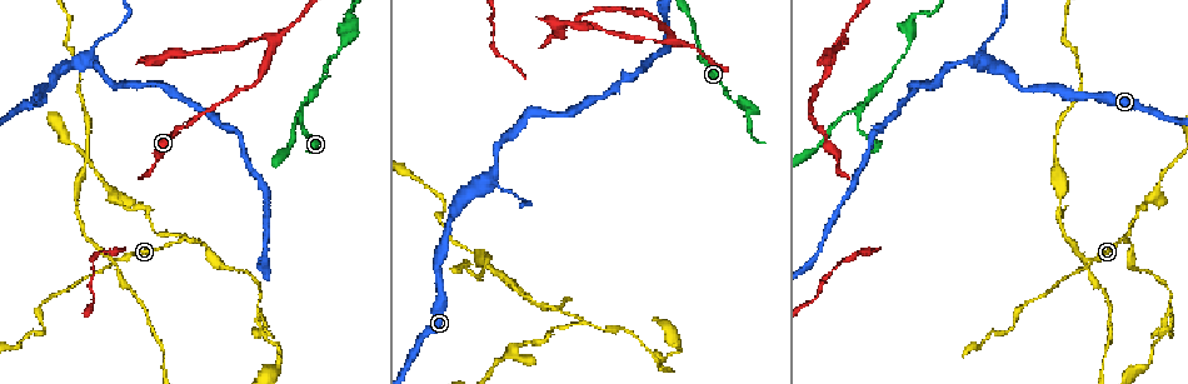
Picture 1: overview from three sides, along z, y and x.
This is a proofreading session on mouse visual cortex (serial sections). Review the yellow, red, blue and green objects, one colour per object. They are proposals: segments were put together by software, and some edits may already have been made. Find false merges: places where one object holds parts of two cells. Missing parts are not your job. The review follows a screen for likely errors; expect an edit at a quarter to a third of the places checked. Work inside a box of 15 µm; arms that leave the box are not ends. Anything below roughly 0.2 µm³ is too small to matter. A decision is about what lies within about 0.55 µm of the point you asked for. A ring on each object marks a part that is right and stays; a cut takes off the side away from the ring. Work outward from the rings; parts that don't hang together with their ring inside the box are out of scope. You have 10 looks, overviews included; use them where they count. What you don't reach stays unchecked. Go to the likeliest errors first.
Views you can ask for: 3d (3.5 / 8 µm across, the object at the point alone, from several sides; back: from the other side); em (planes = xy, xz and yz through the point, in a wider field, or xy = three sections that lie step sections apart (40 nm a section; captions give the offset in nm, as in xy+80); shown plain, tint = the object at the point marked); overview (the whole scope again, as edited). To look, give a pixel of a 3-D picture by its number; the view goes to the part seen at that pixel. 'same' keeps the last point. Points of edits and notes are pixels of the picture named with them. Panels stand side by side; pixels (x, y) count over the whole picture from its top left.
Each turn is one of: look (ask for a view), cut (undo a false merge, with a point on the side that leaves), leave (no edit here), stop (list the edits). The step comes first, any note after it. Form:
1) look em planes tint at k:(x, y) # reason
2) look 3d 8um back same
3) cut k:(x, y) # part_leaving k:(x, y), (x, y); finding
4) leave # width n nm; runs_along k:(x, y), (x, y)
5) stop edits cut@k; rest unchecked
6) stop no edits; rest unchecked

look 3d 3.5um at 1:(1092, 262) # sharp bend

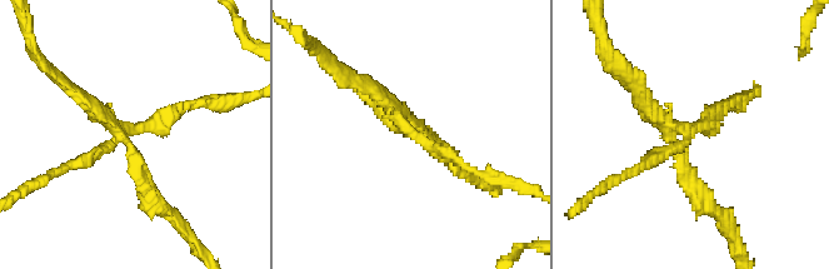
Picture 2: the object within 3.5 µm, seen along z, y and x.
look em xy step 5 tint at 2:(684, 131)

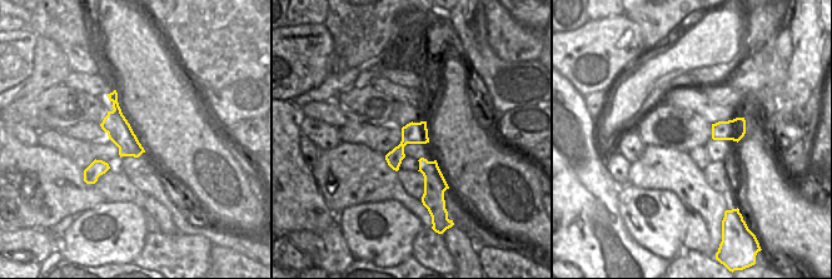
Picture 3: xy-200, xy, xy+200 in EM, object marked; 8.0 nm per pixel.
cut 2:(138, 175) # width 180 nm; part_leaving 2:(114, 126), (83, 103), (34, 53); two cells meet here

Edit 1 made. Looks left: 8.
look overview # redraw

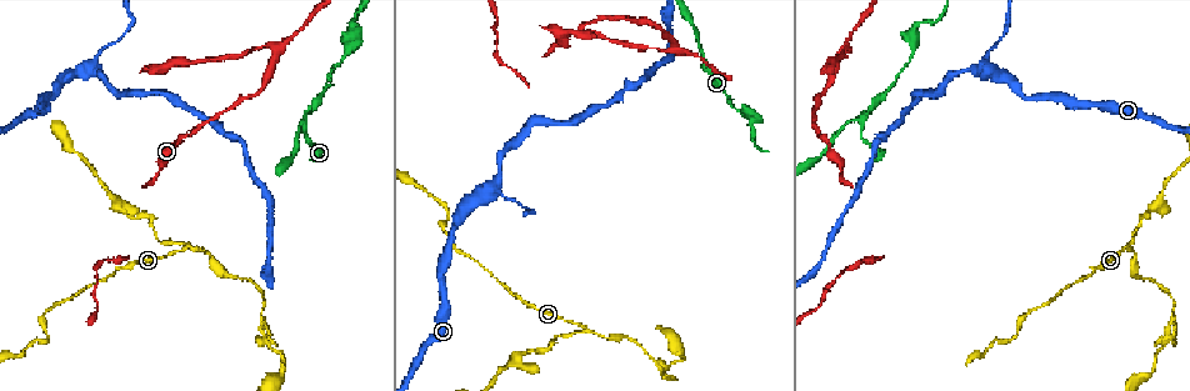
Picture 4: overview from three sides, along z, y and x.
look 3d 3.5um at 4:(1123, 249) # abrupt turn

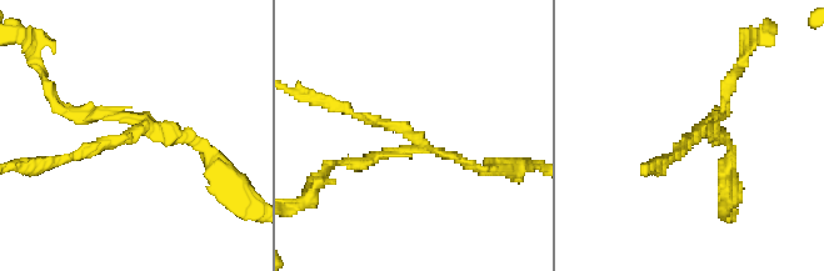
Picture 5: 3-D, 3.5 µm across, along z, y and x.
cut 5:(374, 155) # part_leaving 5:(434, 149), (480, 171), (519, 167); two cells meet here

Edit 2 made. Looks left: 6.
look overview

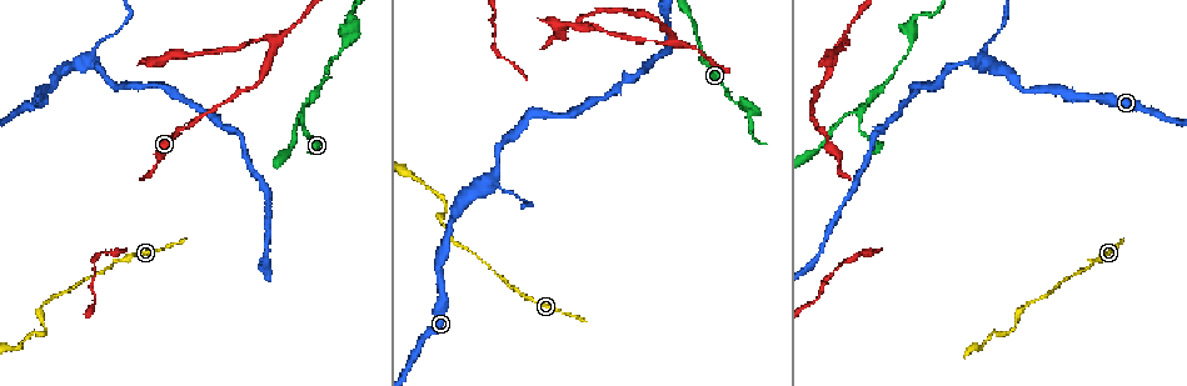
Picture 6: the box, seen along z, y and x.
look 3d 3.5um at 6:(271, 42) # sharp bend

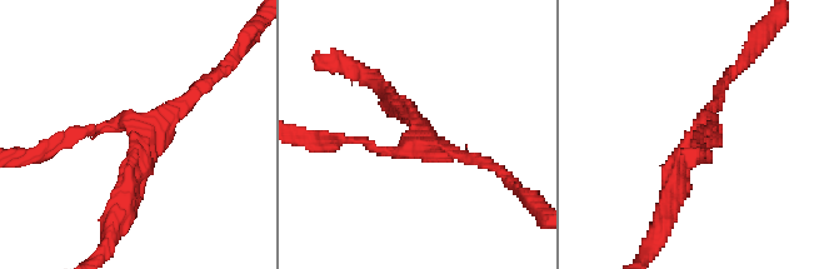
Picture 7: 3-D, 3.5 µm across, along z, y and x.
look em xy step 5 tint at 7:(137, 131) # arms 3; arm_widths 100, 150, 250 nm; shape alone is not enough

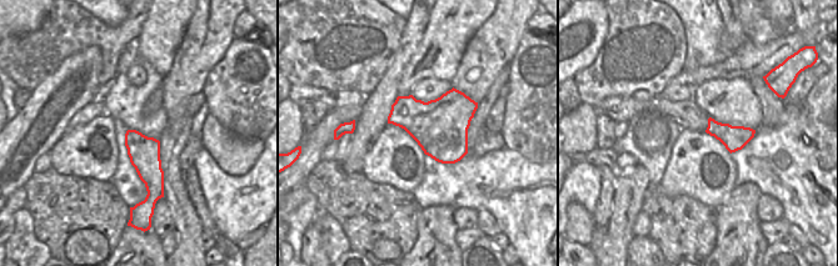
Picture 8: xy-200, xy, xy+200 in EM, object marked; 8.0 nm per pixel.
leave # runs_along 7:(119, 207), (138, 129), (69, 133); one cell here

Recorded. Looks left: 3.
look 3d 3.5um at 6:(990, 43) # sudden change in width

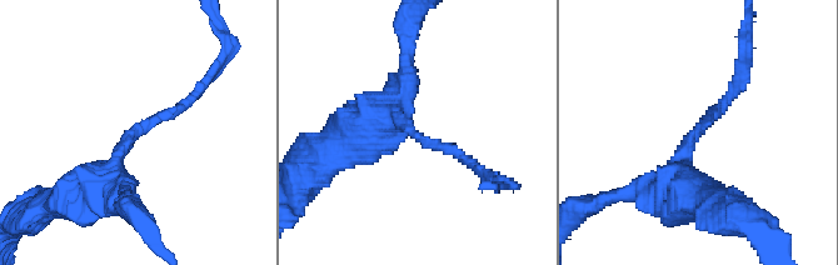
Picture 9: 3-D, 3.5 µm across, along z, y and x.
look em planes tint at 9:(420, 132) # arm_widths 150, 450 nm

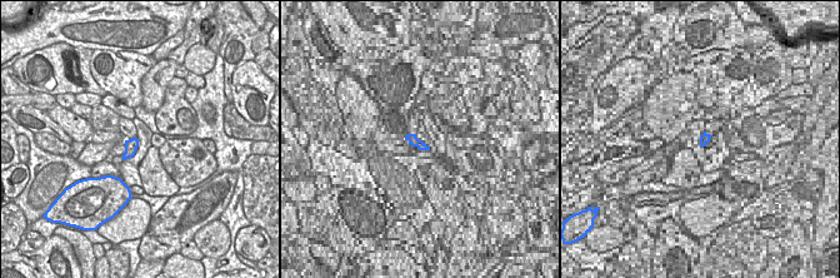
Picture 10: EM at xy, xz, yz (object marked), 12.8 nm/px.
look em xy step 2 tint same

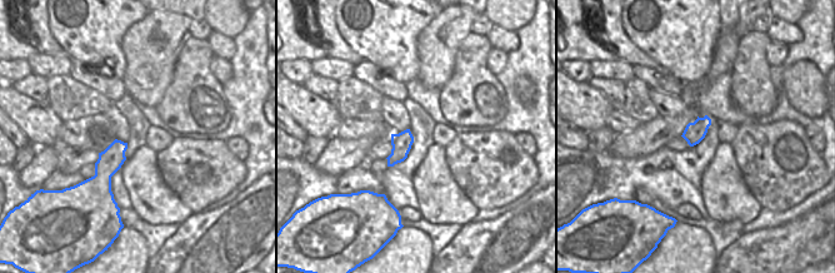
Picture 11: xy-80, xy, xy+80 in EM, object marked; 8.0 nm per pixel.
leave # all the same cell

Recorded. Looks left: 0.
stop edits cut@2, cut@5; rest unchecked

